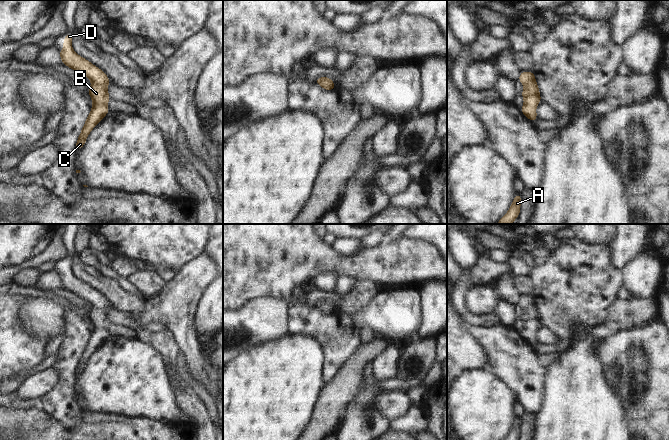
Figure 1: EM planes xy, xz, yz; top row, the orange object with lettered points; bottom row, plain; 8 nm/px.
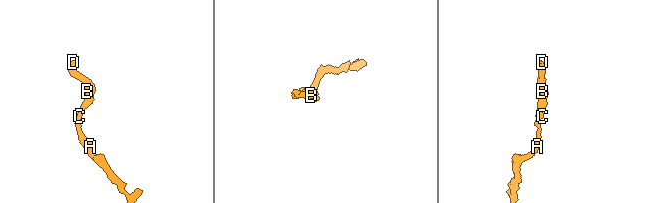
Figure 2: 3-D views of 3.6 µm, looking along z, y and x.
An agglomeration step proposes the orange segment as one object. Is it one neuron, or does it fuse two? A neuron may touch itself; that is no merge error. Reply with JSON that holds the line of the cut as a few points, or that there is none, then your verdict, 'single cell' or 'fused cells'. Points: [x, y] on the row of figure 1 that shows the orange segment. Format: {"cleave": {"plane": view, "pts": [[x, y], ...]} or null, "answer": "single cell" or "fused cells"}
{"cleave": null, "answer": "single cell"}

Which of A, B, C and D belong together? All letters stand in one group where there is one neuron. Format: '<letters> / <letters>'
A B C D

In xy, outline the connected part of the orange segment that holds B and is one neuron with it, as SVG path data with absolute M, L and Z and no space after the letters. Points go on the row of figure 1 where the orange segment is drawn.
M67 32L63 36L67 37L62 41L65 47L58 51L62 64L81 73L92 82L88 90L88 94L93 101L92 109L86 118L75 145L75 149L80 151L93 128L110 112L107 104L110 100L107 88L111 80L100 68L78 55L72 49L73 35L71 32Z

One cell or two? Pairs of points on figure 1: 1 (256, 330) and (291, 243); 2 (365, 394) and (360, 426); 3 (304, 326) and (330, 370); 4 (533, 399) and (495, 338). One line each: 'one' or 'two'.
1: two
2: one
3: one
4: one

